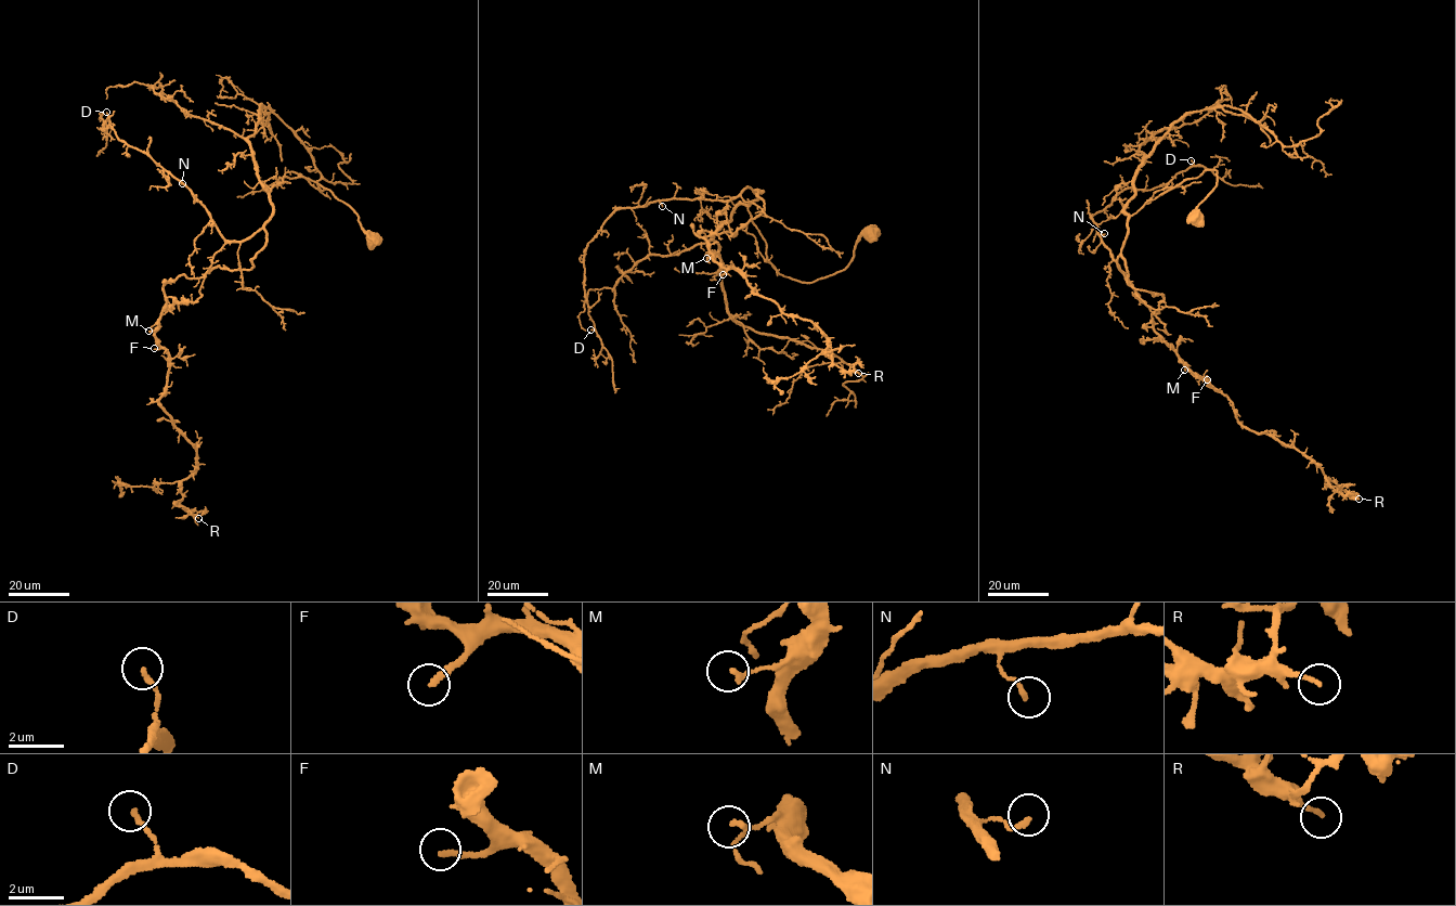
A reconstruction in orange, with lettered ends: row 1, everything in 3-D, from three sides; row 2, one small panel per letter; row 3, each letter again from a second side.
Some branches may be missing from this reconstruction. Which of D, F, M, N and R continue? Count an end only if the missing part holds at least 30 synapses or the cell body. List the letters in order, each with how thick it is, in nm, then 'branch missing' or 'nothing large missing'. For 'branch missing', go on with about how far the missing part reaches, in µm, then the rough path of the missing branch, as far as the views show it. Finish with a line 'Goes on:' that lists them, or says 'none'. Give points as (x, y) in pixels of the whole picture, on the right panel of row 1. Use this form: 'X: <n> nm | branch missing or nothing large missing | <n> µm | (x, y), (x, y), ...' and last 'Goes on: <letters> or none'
D: 170 nm | nothing large missing
F: 180 nm | branch missing | 25 µm | (1207, 379), (1212, 387), (1214, 369), (1225, 350), (1222, 344)
M: 200 nm | nothing large missing
N: 160 nm | nothing large missing
R: 160 nm | nothing large missing
Goes on: F

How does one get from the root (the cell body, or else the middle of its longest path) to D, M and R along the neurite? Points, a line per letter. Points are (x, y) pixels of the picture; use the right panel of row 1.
D: (1197, 216), (1216, 170), (1130, 217), (1116, 262), (1123, 274), (1091, 218), (1123, 190), (1165, 184), (1191, 160)
M: (1197, 216), (1216, 170), (1148, 201), (1128, 219), (1121, 250), (1129, 284), (1161, 295), (1154, 331), (1184, 370)
R: (1197, 216), (1216, 170), (1128, 219), (1127, 282), (1164, 298), (1154, 332), (1239, 423), (1359, 499)

